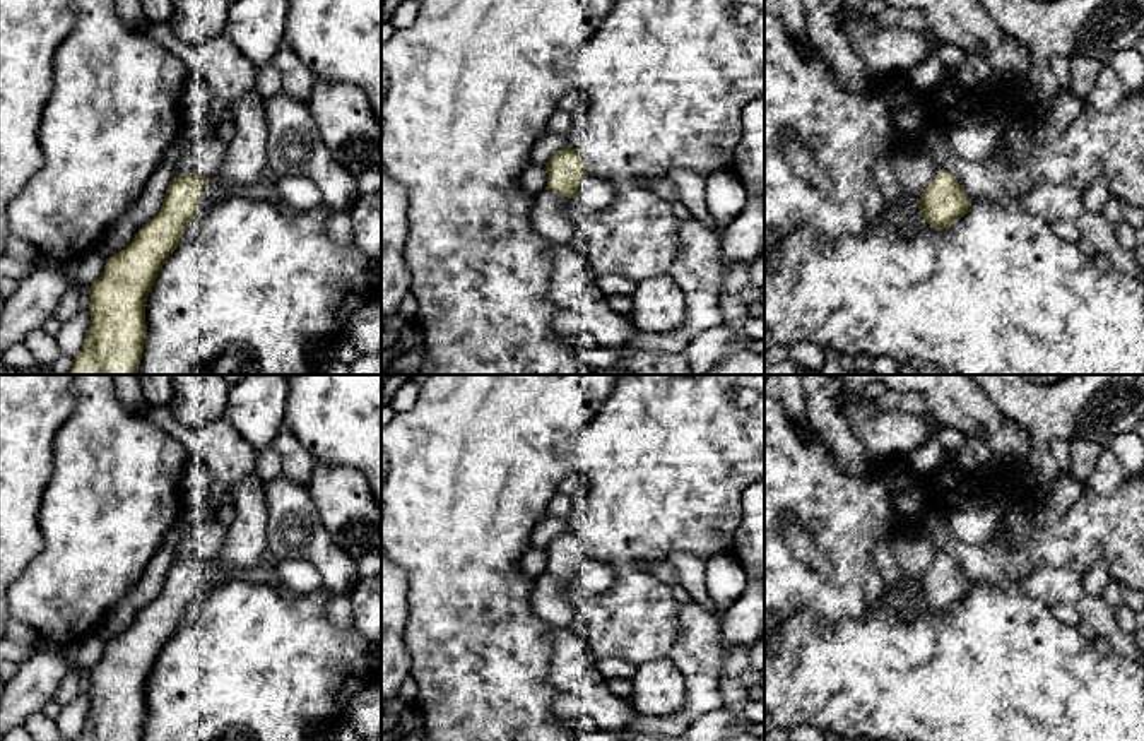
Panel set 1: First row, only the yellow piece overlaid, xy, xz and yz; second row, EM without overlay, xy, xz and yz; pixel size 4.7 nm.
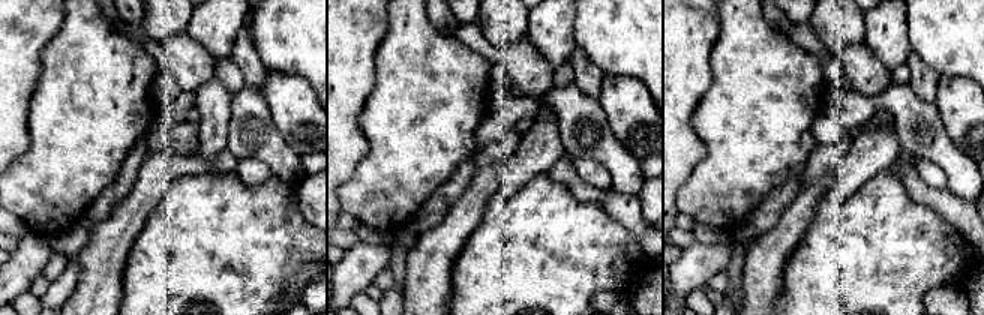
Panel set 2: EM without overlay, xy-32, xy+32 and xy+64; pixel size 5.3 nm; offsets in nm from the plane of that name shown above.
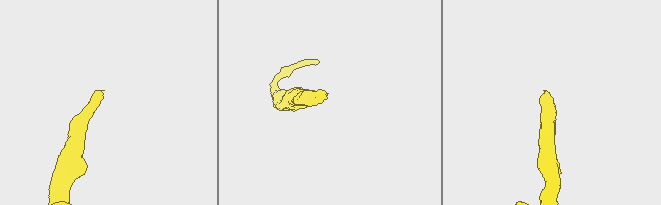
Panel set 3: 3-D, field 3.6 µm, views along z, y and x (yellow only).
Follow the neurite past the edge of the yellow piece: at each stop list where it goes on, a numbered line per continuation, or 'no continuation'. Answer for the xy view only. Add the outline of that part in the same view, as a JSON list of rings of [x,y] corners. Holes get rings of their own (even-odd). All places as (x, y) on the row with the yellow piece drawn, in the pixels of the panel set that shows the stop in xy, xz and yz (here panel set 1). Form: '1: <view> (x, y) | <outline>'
1: xy (245, 161) | [[[255,87],[233,103],[231,111],[236,135],[227,145],[221,169],[209,176],[209,181],[215,178],[219,183],[207,183],[198,195],[198,212],[195,219],[202,219],[215,202],[238,193],[236,190],[239,187],[245,188],[257,183],[267,168],[268,123],[265,115],[265,96]]]

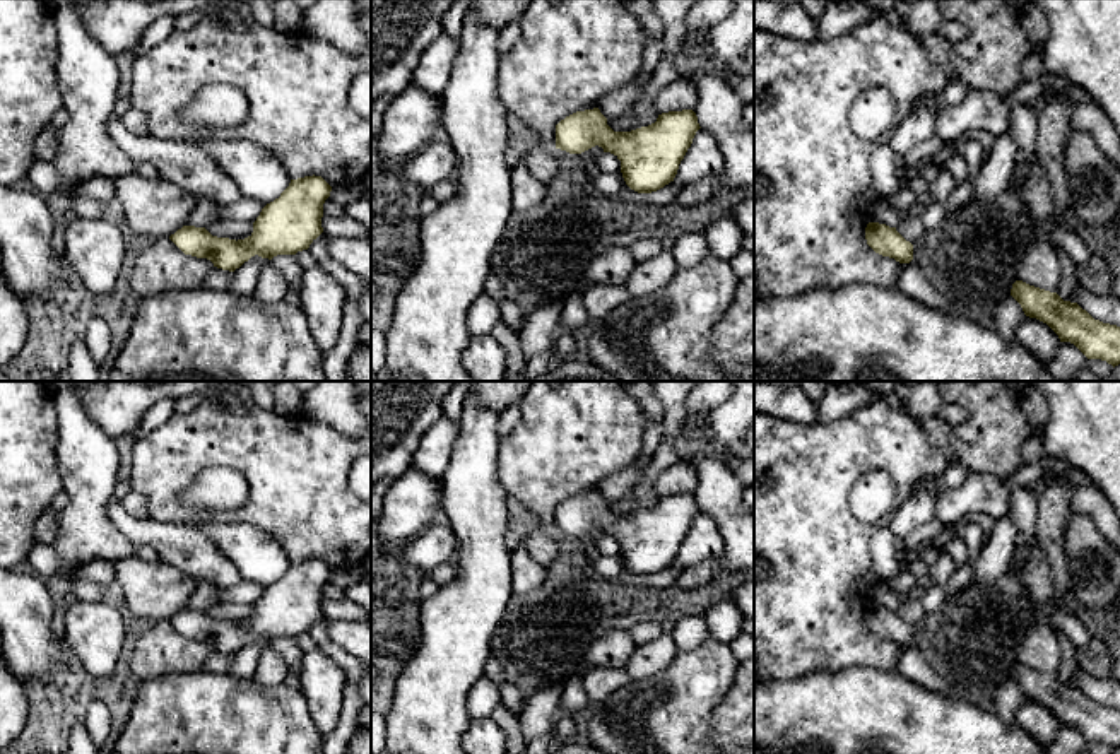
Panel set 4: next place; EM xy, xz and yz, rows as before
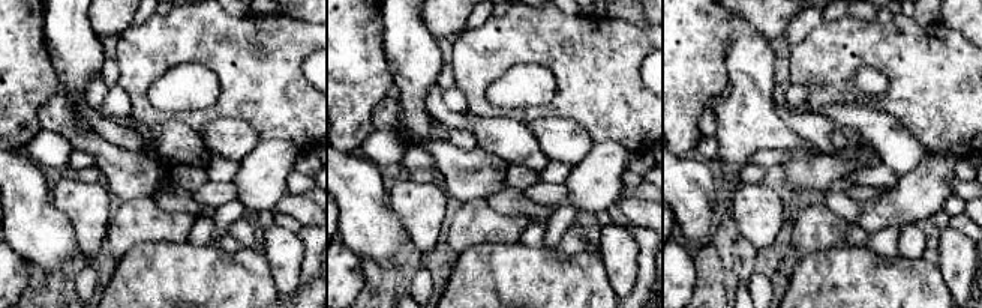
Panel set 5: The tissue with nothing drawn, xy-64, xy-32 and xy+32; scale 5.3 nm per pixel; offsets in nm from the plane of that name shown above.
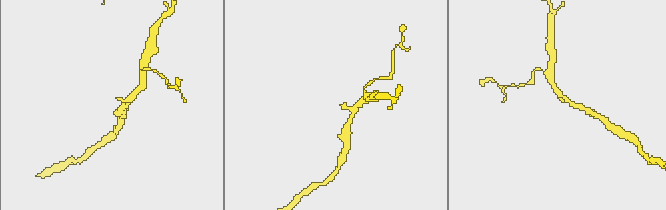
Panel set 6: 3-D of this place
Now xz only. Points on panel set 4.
no continuation

